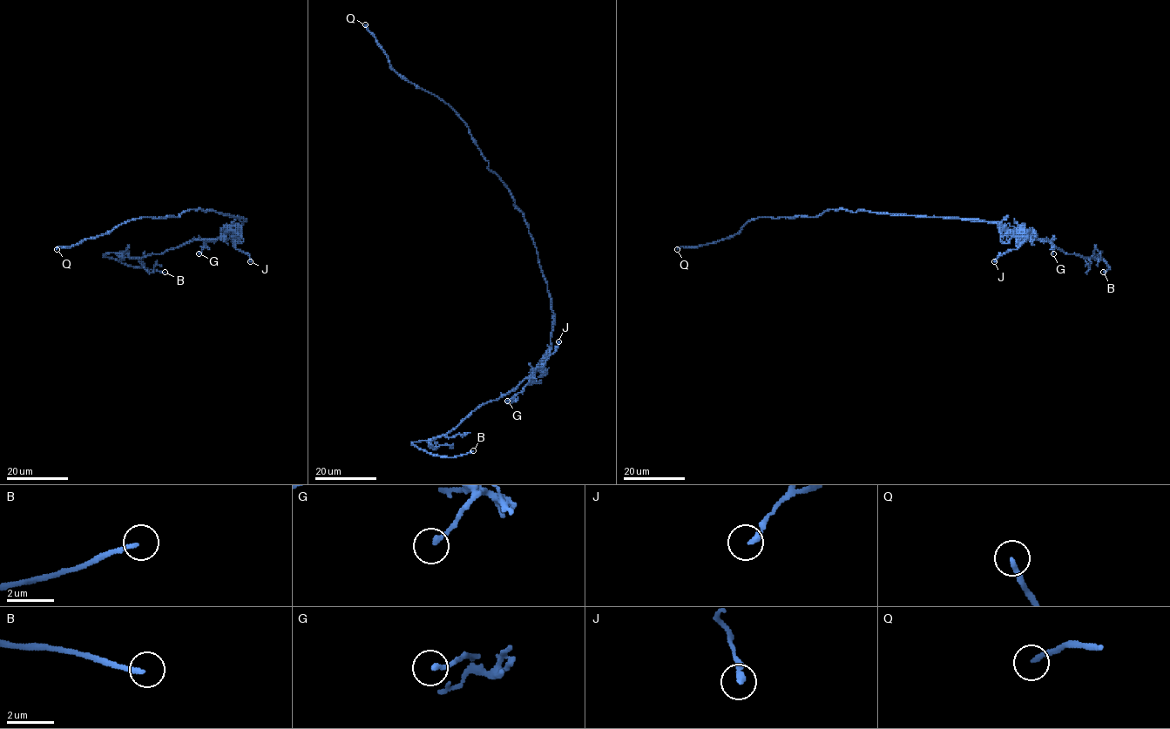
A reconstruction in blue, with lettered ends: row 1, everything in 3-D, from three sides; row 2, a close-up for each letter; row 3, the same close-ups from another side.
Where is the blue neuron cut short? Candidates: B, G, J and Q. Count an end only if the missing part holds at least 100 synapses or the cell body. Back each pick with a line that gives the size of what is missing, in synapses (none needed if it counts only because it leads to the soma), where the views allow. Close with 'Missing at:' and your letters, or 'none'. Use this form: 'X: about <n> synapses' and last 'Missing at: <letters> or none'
Missing at: B

